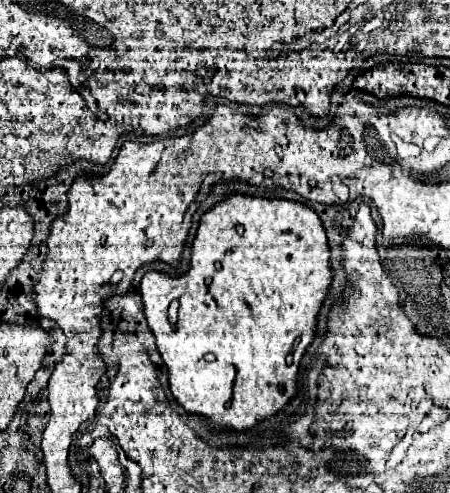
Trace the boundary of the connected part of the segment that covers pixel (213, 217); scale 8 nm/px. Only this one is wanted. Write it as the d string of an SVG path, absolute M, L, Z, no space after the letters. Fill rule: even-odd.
M229 194L225 196L219 204L215 204L207 214L203 214L197 236L191 246L191 266L185 274L181 276L171 276L167 272L159 270L149 270L145 272L141 280L141 296L143 296L143 312L147 318L149 328L153 330L157 338L157 350L169 370L169 384L171 392L177 398L177 402L187 410L187 412L197 412L209 418L211 424L217 428L231 428L231 430L247 430L251 424L279 412L289 398L295 394L295 382L297 382L297 370L299 370L299 360L307 346L313 340L315 334L315 322L317 322L317 312L321 308L321 302L325 300L325 294L331 284L331 268L329 268L329 244L327 236L323 230L323 224L317 216L317 212L301 202L295 200L279 200L279 198L261 198L261 196L247 196L247 194ZM235 224L241 224L245 230L243 234L235 232ZM171 300L179 300L179 316L175 322L175 332L171 332L171 322L169 322L169 304Z

